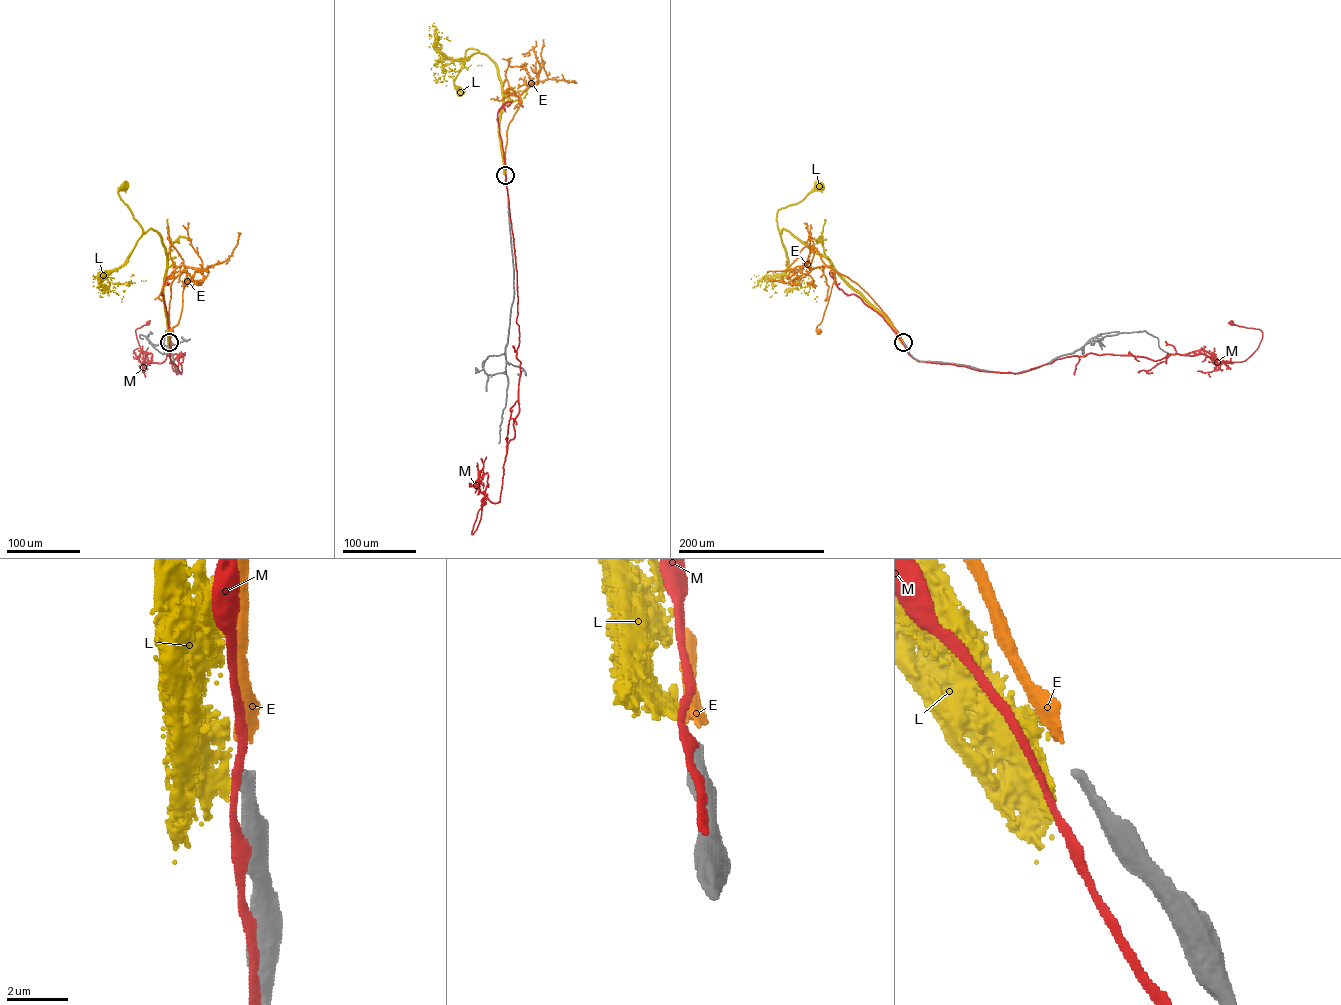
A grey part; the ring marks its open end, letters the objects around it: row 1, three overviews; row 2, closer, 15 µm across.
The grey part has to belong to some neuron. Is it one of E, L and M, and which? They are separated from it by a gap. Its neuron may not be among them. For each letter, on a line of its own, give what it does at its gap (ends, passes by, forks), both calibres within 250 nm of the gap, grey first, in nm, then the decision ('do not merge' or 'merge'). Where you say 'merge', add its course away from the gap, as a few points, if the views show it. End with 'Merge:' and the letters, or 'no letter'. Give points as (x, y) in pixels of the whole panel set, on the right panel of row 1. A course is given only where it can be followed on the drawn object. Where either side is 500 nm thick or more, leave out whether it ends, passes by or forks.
E: it ends | 320/280 nm | merge | via (903, 341), (869, 295), (834, 270), (827, 303), (816, 328), (819, 331)
L: it ends | 320/320 nm | do not merge
M: it passes by | 320/240 nm | do not merge
Merge: E

